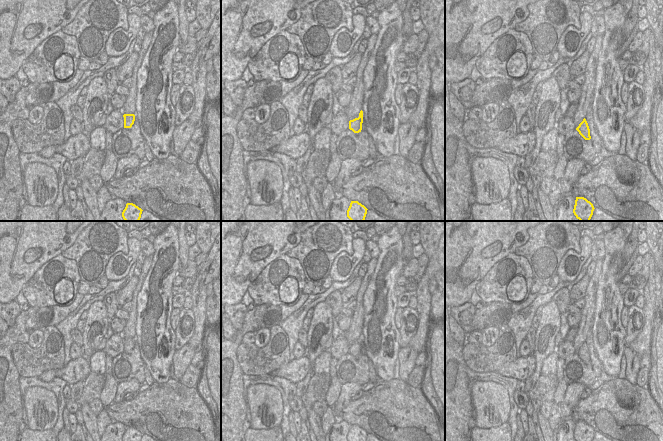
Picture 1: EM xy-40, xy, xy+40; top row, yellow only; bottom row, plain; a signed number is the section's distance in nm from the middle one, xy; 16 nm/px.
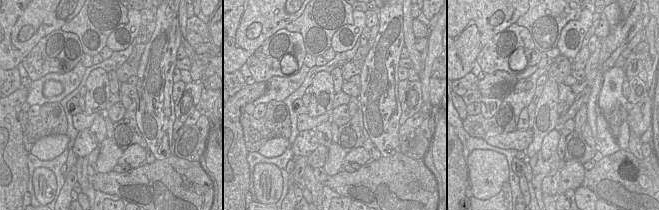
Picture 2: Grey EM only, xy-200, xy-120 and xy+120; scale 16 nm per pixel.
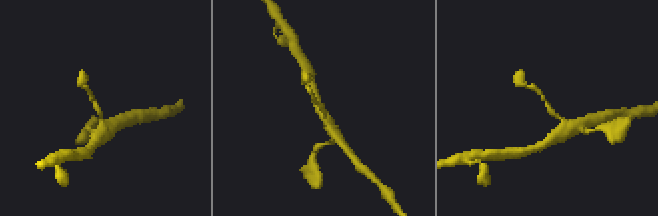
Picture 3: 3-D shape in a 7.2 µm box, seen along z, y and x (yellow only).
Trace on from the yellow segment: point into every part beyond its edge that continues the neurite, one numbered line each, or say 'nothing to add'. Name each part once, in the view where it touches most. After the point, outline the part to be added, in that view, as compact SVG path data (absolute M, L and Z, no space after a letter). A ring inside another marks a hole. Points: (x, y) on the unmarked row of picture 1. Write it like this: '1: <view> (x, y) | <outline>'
nothing to add

